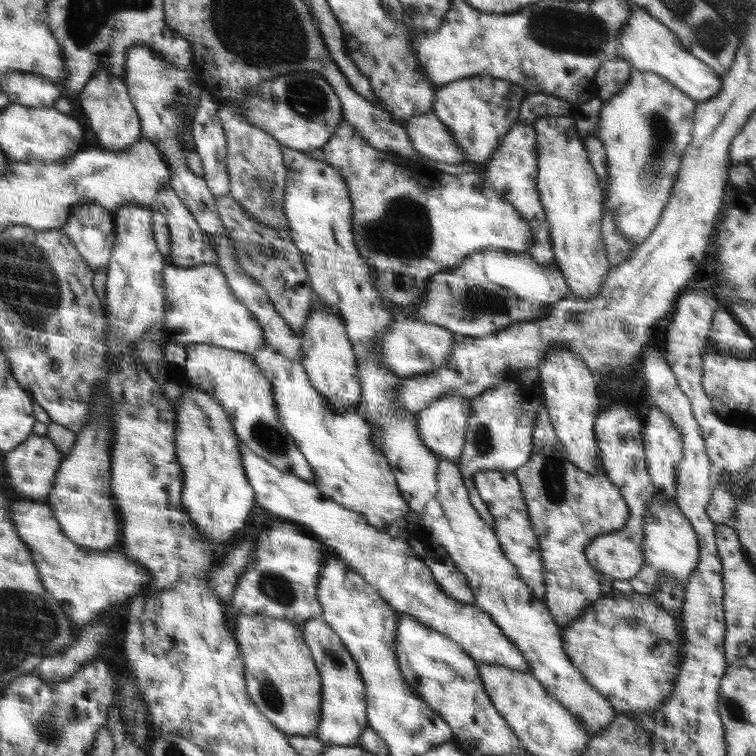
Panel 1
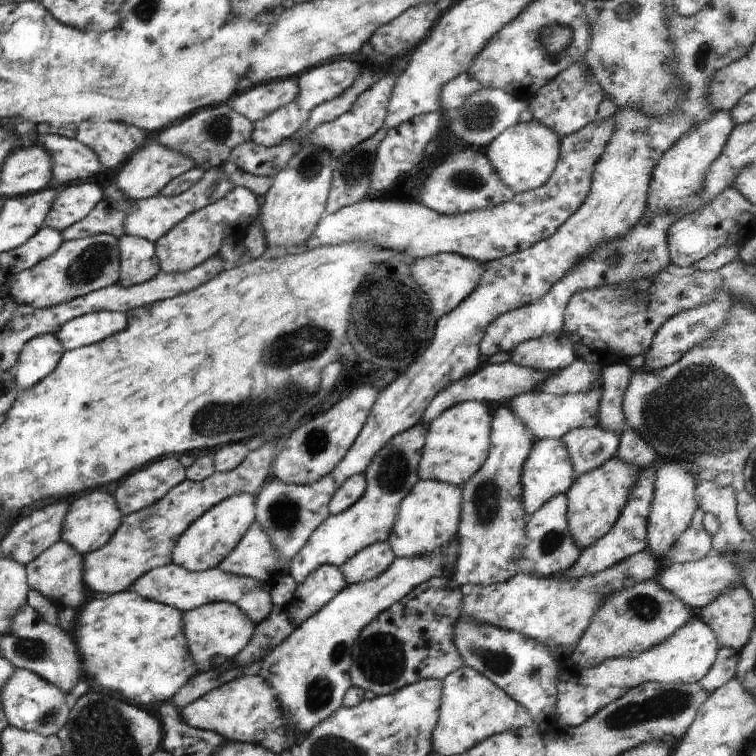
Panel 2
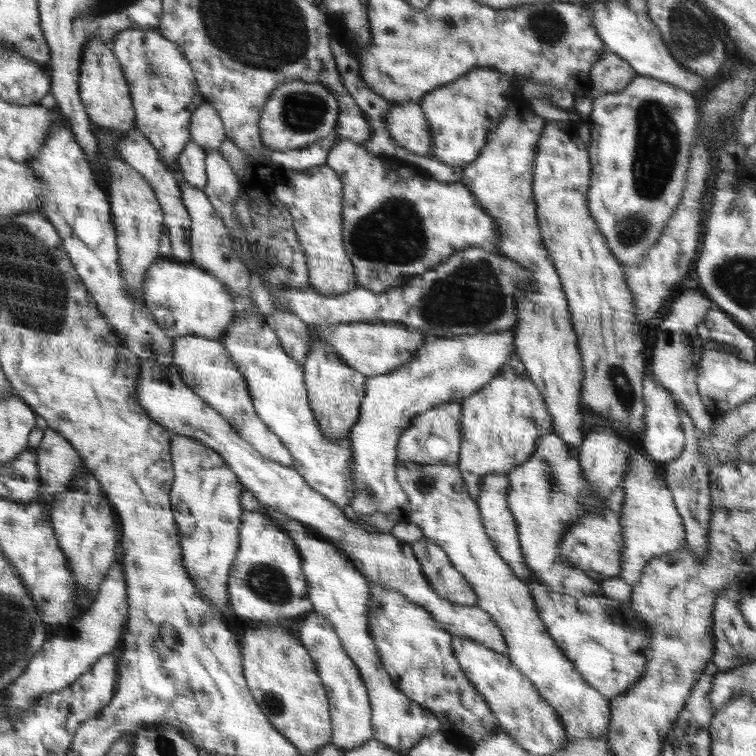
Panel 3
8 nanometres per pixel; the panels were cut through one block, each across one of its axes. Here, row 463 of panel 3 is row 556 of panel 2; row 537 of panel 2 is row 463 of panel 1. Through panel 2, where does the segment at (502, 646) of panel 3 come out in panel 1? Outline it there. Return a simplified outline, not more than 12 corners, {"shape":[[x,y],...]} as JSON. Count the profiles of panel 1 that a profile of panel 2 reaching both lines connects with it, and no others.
{"shape":[[238,442],[264,510],[306,526],[397,612],[476,663],[529,663],[408,540]]}

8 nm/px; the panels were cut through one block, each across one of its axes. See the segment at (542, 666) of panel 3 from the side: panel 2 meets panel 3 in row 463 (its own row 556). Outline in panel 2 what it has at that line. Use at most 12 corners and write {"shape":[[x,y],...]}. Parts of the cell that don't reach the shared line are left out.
{"shape":[[419,478],[387,540],[395,556],[450,553],[462,487]]}

